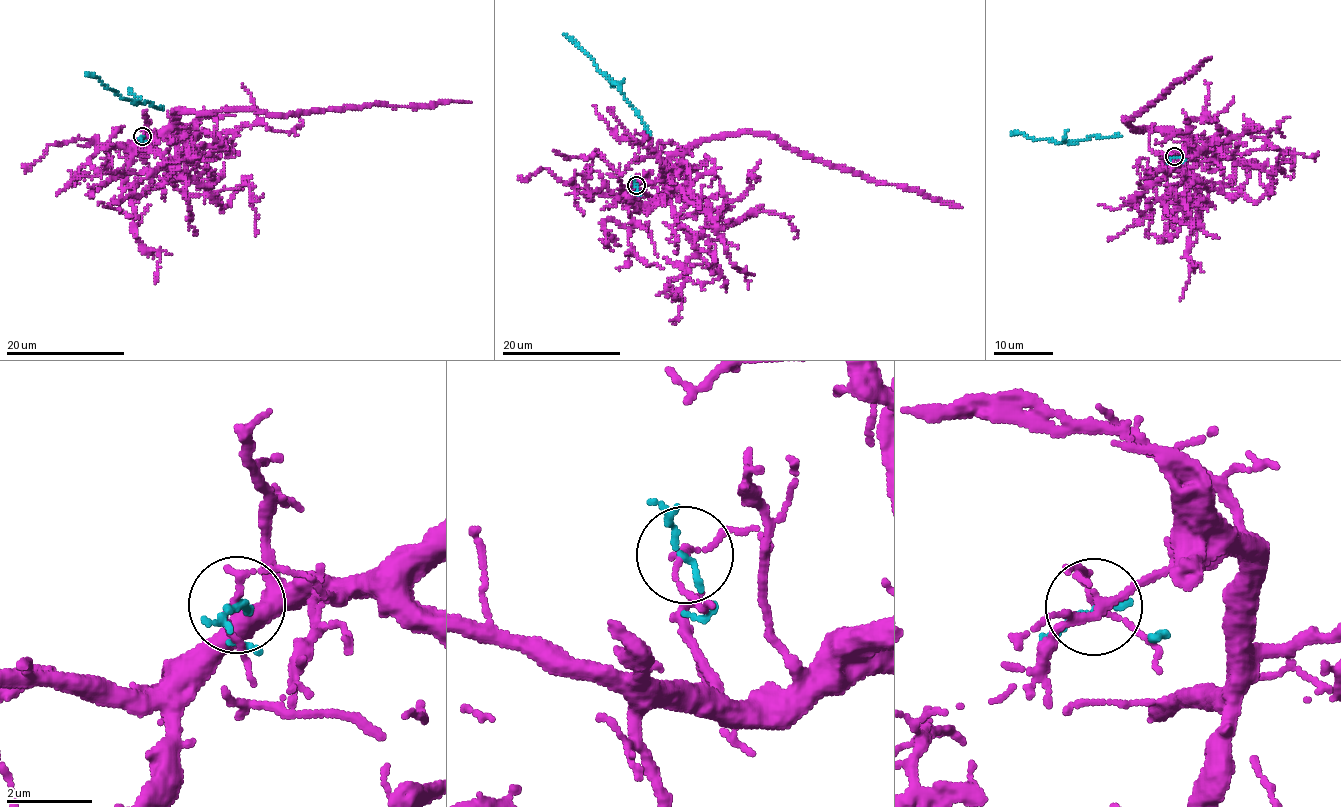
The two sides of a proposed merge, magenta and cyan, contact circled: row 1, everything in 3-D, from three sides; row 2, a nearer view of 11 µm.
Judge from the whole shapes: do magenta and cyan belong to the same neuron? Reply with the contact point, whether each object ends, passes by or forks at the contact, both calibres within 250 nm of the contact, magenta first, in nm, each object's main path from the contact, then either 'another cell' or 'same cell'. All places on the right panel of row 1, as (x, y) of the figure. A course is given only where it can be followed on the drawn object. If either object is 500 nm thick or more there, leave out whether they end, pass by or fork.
(1174, 156) | magenta passes by | cyan ends | 130/180 nm | magenta via (1174, 156), (1172, 151), (1176, 156), (1190, 148), (1179, 134), (1144, 129), (1126, 120), (1212, 57) | cyan via (1174, 156), (1168, 161), (1117, 135), (1094, 136), (1058, 144), (1050, 139), (1037, 140), (1020, 132), (1010, 133) | same cell

